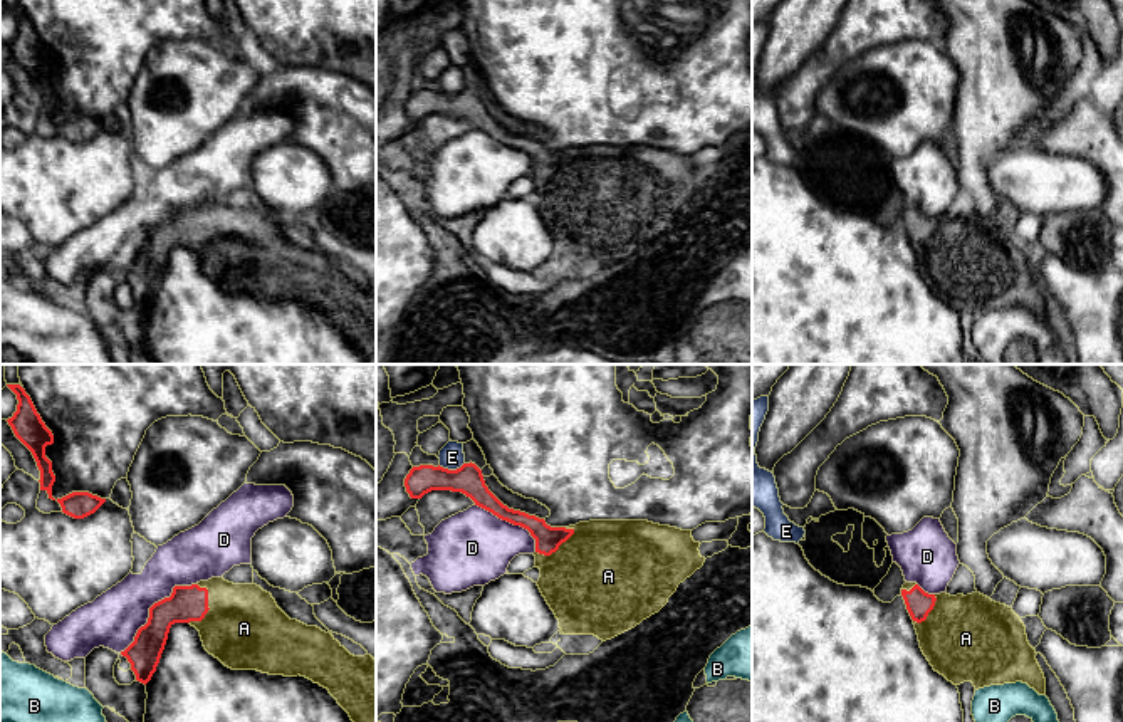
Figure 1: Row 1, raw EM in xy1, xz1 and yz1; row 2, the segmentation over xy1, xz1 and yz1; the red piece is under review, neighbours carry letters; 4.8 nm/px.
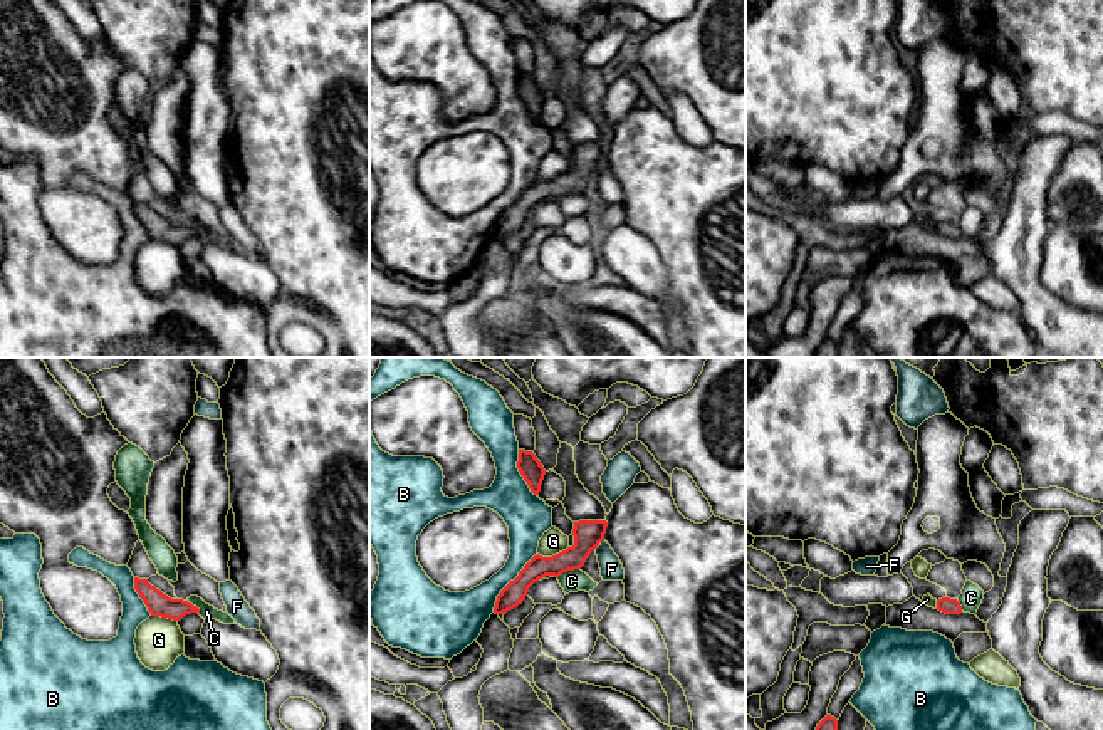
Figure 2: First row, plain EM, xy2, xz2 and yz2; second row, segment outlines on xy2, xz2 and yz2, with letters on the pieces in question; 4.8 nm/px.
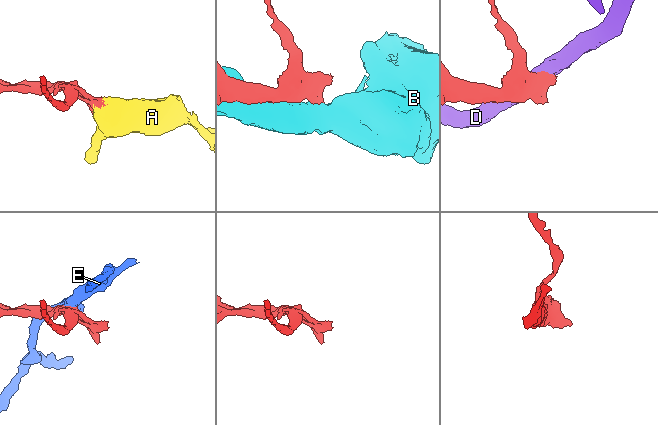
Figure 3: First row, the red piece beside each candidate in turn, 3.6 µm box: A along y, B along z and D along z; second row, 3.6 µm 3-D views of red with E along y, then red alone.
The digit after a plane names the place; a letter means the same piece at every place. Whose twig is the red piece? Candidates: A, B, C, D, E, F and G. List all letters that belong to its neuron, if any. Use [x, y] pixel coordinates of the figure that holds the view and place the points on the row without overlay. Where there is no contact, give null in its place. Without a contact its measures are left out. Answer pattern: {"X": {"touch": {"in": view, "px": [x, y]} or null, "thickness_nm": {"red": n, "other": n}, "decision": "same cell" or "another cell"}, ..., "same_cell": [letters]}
{"A": {"touch": {"in": "xy1", "px": [207, 230]}, "thickness_nm": {"red": 180, "other": 380}, "decision": "same cell"}, "B": {"touch": {"in": "xz2", "px": [509, 207]}, "thickness_nm": {"red": 110, "other": 190}, "decision": "another cell"}, "C": {"touch": {"in": "xz2", "px": [568, 193]}, "thickness_nm": {"red": 140, "other": 110}, "decision": "another cell"}, "D": {"touch": {"in": "xy1", "px": [151, 230]}, "thickness_nm": {"red": 180, "other": 260}, "decision": "another cell"}, "E": {"touch": {"in": "xz1", "px": [450, 94]}, "thickness_nm": {"red": 140, "other": 120}, "decision": "another cell"}, "F": {"touch": null, "decision": "another cell"}, "G": {"touch": {"in": "xz2", "px": [553, 180]}, "thickness_nm": {"red": 140, "other": 120}, "decision": "another cell"}, "same_cell": ["A"]}

